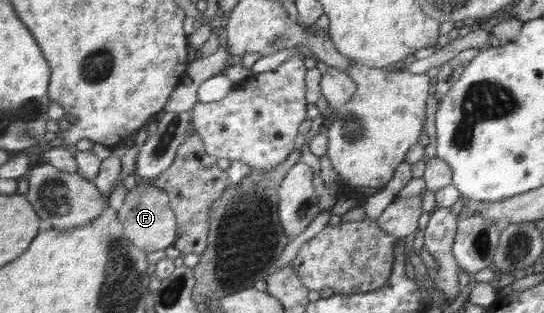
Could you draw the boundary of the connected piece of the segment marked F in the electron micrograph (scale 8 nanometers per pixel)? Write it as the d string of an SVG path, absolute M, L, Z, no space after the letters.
M138 180L137 186L129 191L119 216L128 237L148 253L168 249L179 240L179 222L171 206L171 194L159 188L152 180Z

